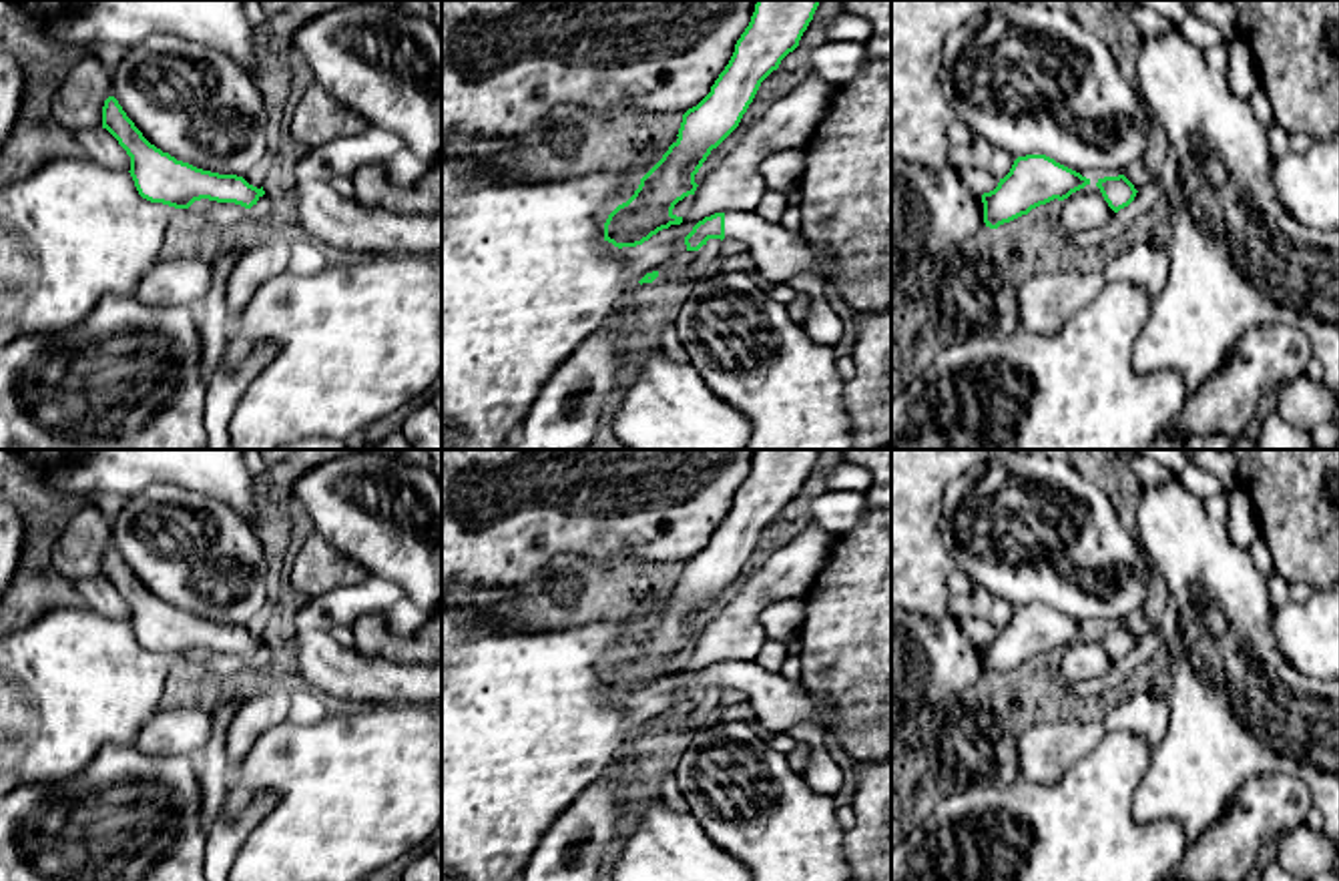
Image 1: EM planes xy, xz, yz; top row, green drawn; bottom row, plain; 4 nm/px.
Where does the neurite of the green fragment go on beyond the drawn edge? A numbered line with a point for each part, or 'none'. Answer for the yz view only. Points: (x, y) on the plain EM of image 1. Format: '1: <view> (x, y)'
none

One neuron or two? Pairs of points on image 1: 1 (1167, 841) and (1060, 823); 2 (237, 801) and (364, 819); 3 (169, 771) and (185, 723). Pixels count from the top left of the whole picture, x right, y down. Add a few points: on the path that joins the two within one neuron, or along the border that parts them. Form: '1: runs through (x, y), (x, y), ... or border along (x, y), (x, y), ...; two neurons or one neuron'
1: runs through (1141, 841), (1087, 841); one neuron
2: runs through (270, 781), (326, 781), (332, 787); one neuron
3: border along (133, 745), (149, 753), (183, 753), (191, 759); two neurons

